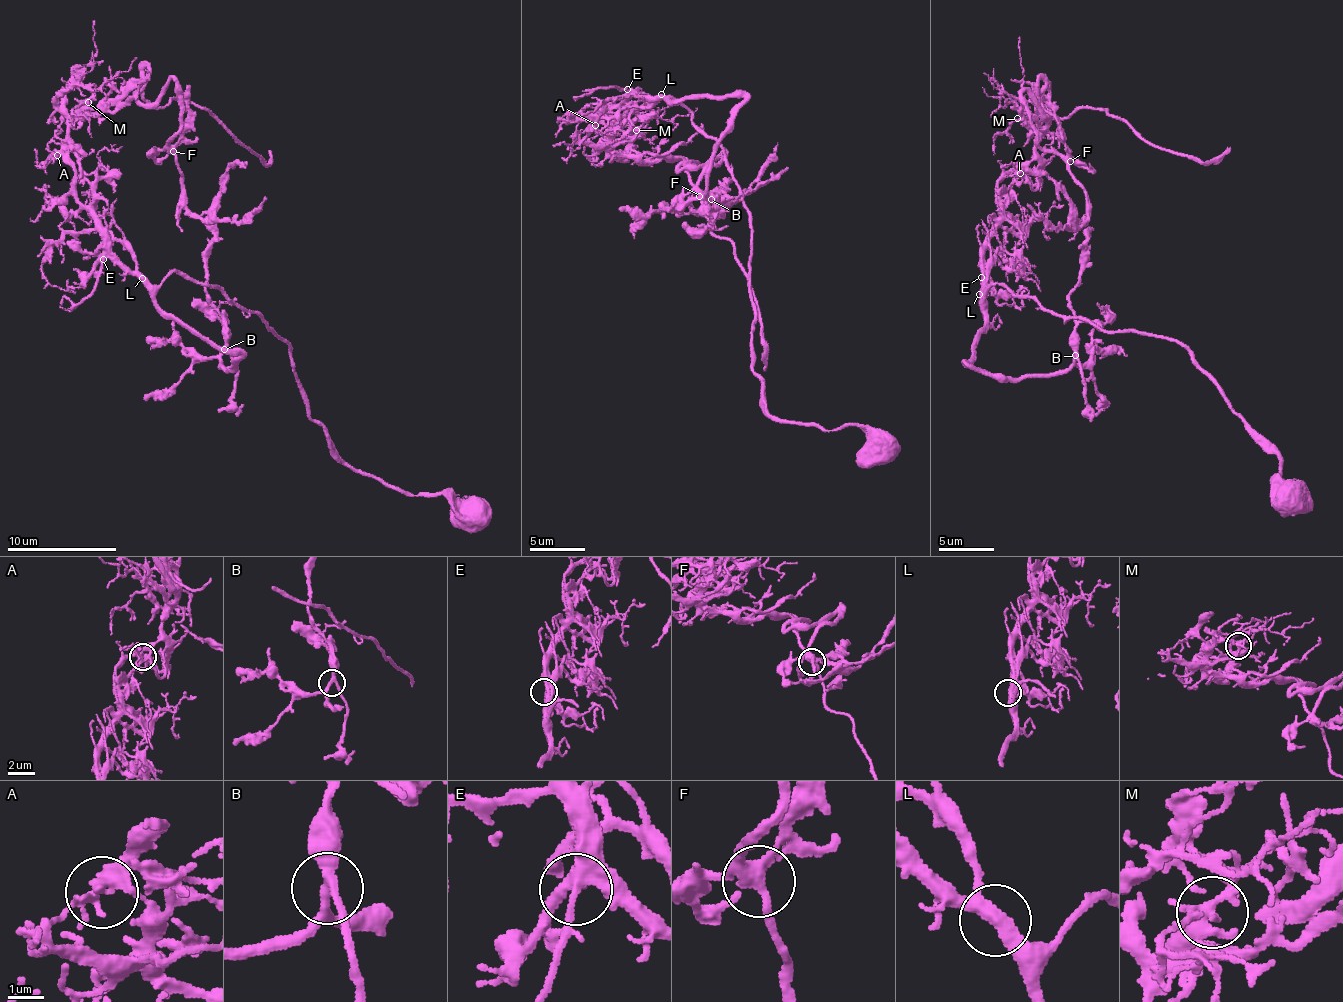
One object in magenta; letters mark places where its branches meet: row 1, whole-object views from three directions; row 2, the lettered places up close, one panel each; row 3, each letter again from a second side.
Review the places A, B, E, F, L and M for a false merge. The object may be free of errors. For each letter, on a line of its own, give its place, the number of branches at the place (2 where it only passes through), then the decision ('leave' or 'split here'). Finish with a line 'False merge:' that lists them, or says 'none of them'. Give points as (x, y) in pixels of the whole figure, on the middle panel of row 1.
A: place (595, 125); branches 4; split here
B: place (711, 199); branches 4; leave
E: place (627, 89); branches 4; leave
F: place (699, 196); branches 4; leave
L: place (661, 94); branches 3; leave
M: place (636, 130); branches 4; leave
False merge: A

